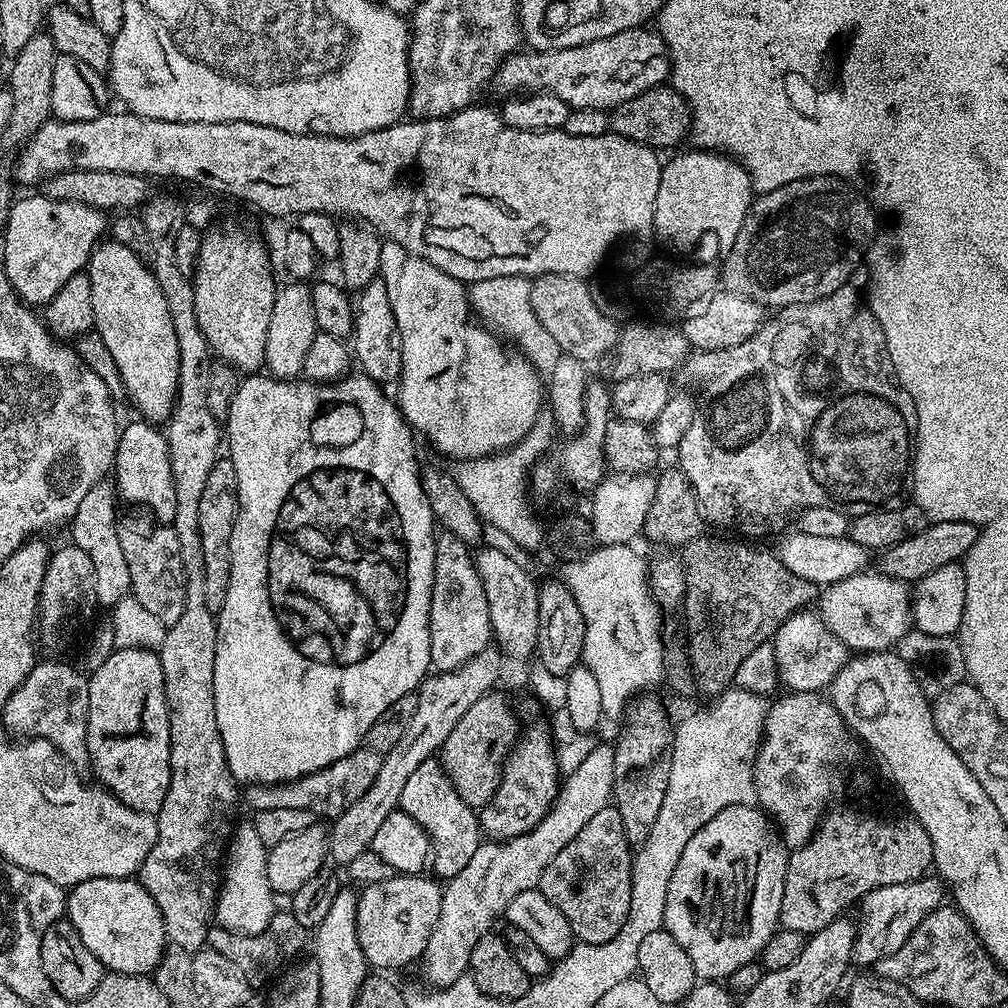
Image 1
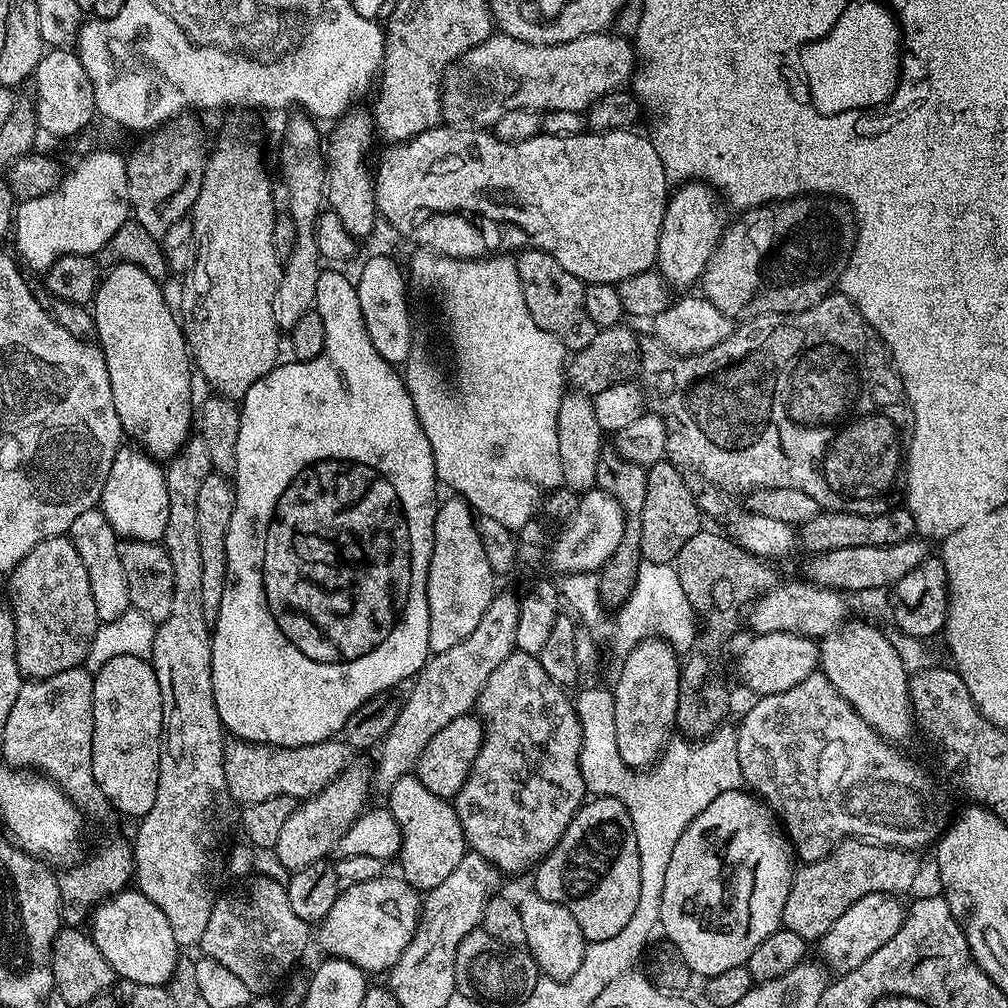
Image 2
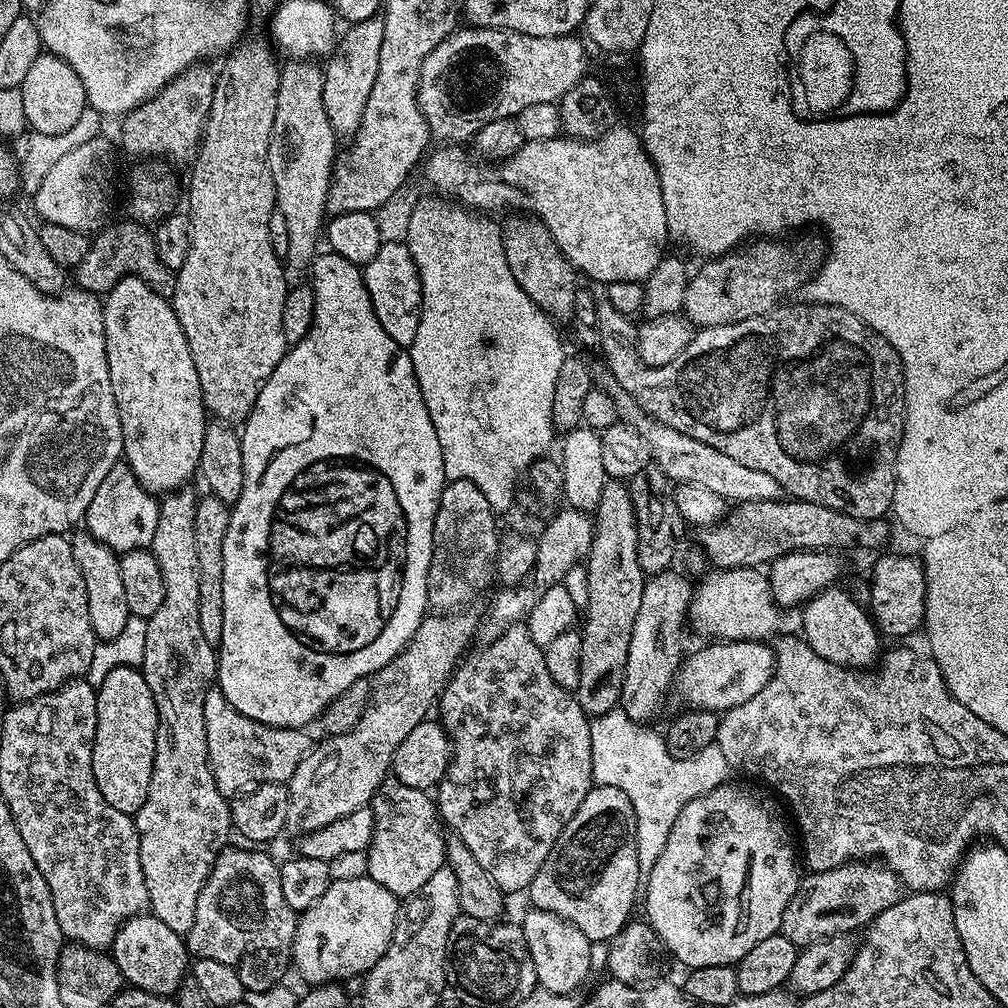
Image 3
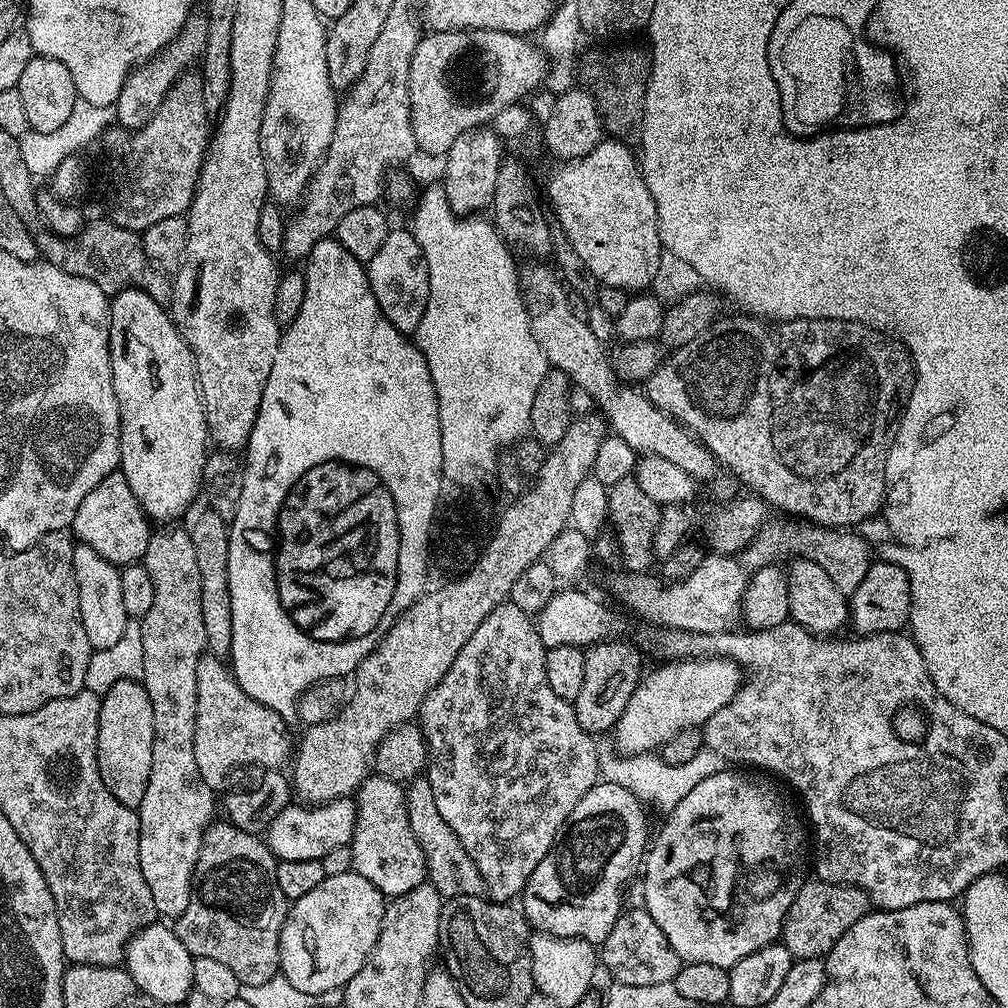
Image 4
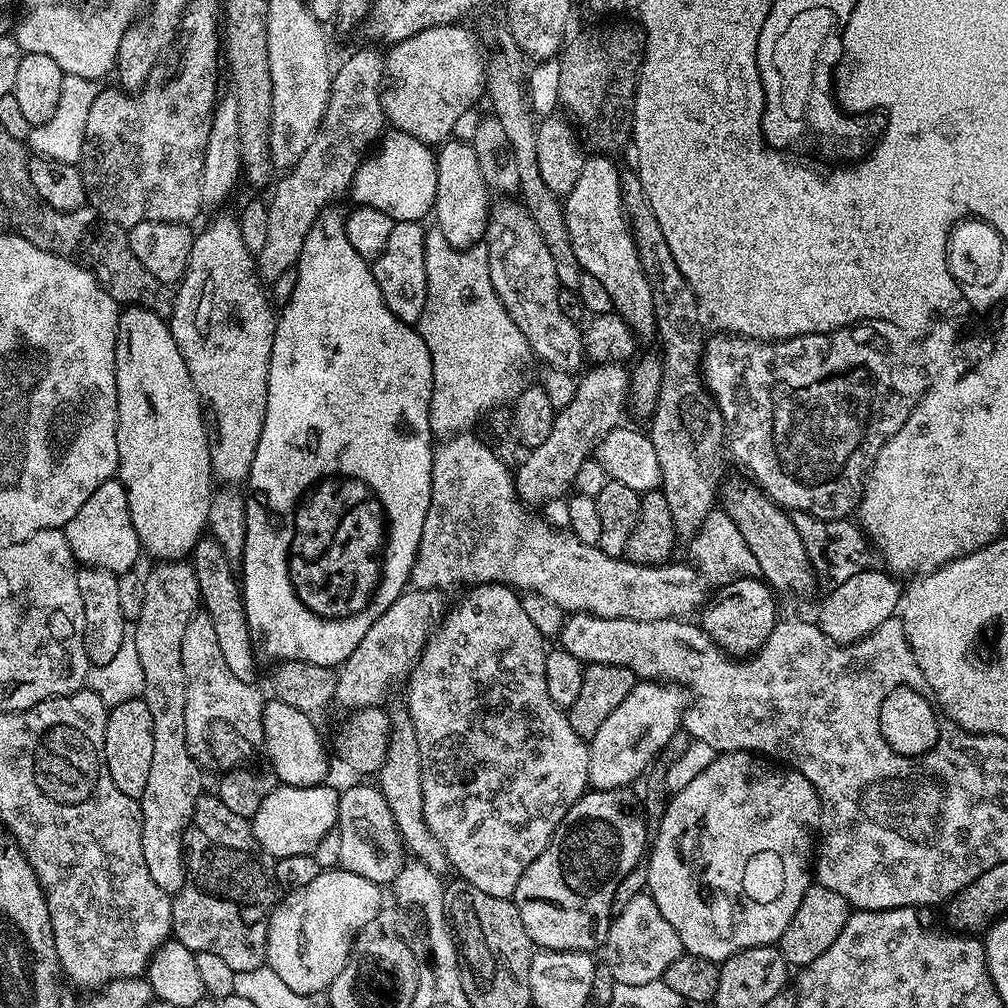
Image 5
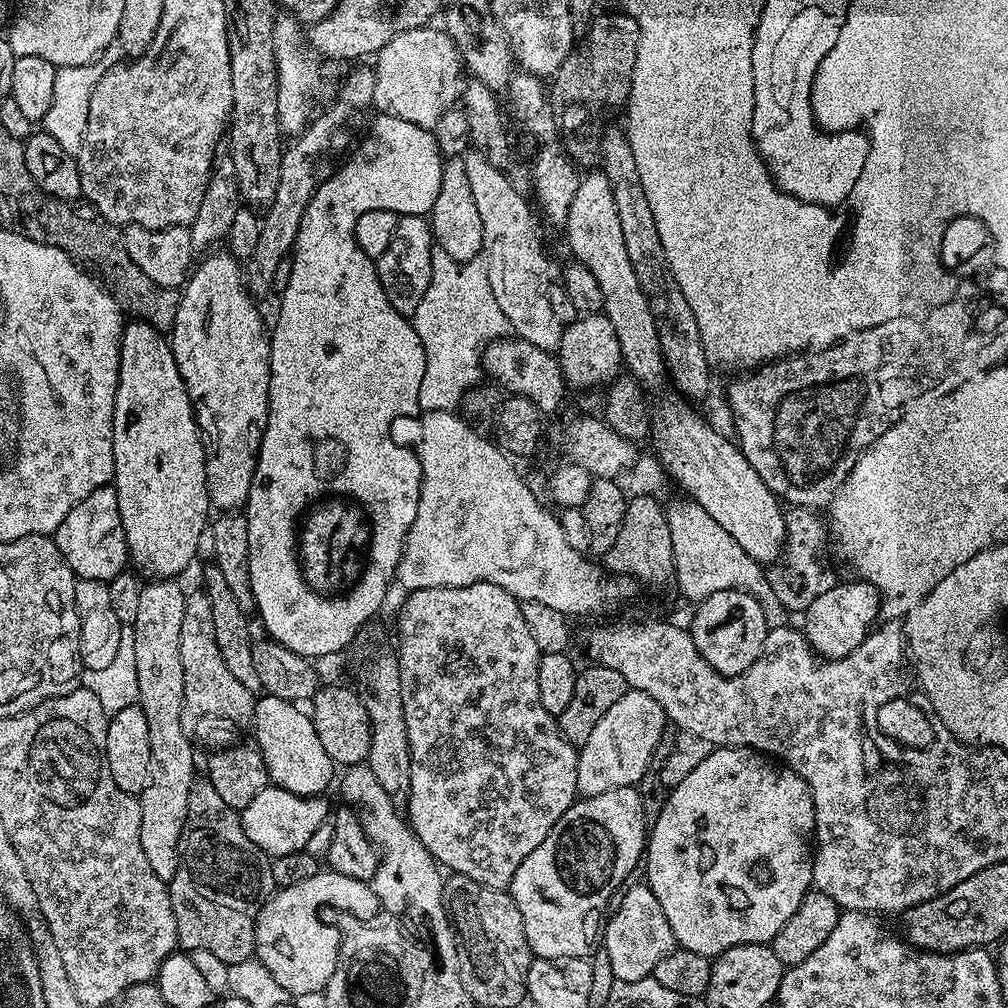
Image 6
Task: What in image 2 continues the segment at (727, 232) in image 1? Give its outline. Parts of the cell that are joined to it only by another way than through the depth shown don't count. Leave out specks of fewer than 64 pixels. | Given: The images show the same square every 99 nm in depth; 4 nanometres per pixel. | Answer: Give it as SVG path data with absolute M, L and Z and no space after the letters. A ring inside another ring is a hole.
M684 182L677 188L680 189L677 192L675 189L669 195L666 214L662 218L662 230L659 232L655 267L673 289L684 288L680 290L688 290L691 289L688 287L691 284L695 285L699 281L701 274L704 273L704 267L710 258L710 254L716 249L716 244L724 235L726 220L720 217L721 201L718 199L717 193L709 185L699 182Z

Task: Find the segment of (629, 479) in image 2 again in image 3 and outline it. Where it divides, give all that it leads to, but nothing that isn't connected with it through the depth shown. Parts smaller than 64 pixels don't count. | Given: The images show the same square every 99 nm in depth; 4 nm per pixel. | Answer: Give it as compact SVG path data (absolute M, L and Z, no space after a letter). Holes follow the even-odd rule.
M609 480L602 486L602 498L594 513L592 548L587 554L588 564L588 621L582 627L582 678L574 693L582 706L584 715L595 718L617 707L622 694L622 682L626 674L626 658L630 654L630 634L634 630L634 618L638 606L642 606L642 590L645 575L638 566L638 540L634 502L630 498L627 483L622 480Z

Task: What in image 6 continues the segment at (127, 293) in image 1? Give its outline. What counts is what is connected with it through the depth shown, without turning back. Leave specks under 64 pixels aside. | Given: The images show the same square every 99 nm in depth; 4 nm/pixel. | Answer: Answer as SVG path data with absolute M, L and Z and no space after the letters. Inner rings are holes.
M132 320L125 323L124 333L120 339L120 373L116 387L116 401L114 402L114 487L118 494L118 514L122 514L122 530L126 530L128 543L128 559L141 573L149 572L152 578L176 578L179 572L191 562L200 548L200 535L205 535L206 525L209 523L210 501L206 486L206 462L204 461L204 442L200 428L196 424L196 415L192 412L192 403L188 397L186 386L182 382L182 374L178 374L178 362L174 362L172 345L166 339L165 333L159 332L145 320Z

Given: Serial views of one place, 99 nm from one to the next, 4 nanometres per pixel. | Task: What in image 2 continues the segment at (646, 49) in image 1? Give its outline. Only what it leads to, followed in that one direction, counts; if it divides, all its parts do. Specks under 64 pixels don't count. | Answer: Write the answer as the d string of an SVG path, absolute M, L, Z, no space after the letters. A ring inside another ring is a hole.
M607 31L595 32L589 36L579 36L570 42L562 42L561 44L531 44L530 42L522 42L518 38L510 38L503 34L493 34L486 38L486 42L482 42L478 46L474 46L469 52L464 52L457 58L453 64L449 64L447 72L444 73L444 81L440 84L440 115L443 123L448 126L463 126L465 128L483 128L491 129L502 118L502 114L510 114L510 110L518 110L519 108L530 108L533 110L574 110L583 113L598 98L602 98L606 94L623 89L625 85L631 81L638 63L638 57L634 51L633 45L628 44L623 35L608 36Z

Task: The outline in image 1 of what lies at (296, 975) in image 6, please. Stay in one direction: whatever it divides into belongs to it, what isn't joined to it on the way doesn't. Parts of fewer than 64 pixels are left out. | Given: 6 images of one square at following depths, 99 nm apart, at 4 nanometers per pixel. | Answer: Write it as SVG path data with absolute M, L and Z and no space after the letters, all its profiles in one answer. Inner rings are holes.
M393 874L386 882L363 885L356 915L358 942L373 969L404 968L423 957L442 906L441 885L426 877L424 874Z

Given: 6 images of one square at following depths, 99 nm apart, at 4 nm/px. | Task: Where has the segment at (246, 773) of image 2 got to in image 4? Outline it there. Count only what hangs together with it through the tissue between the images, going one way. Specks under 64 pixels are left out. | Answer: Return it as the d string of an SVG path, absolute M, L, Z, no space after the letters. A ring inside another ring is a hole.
M205 654L198 662L198 688L196 690L196 725L194 726L194 758L198 761L198 771L202 773L202 778L206 782L206 786L210 786L213 790L220 790L220 787L228 780L231 772L236 772L239 768L248 768L253 764L259 770L280 770L289 763L290 757L294 752L294 740L288 737L288 728L284 725L285 717L279 712L270 710L266 706L262 706L258 702L254 702L254 698L250 698L250 694L246 694L242 690L242 686L238 686L238 682L233 678L229 665L225 663L221 657L211 654Z

